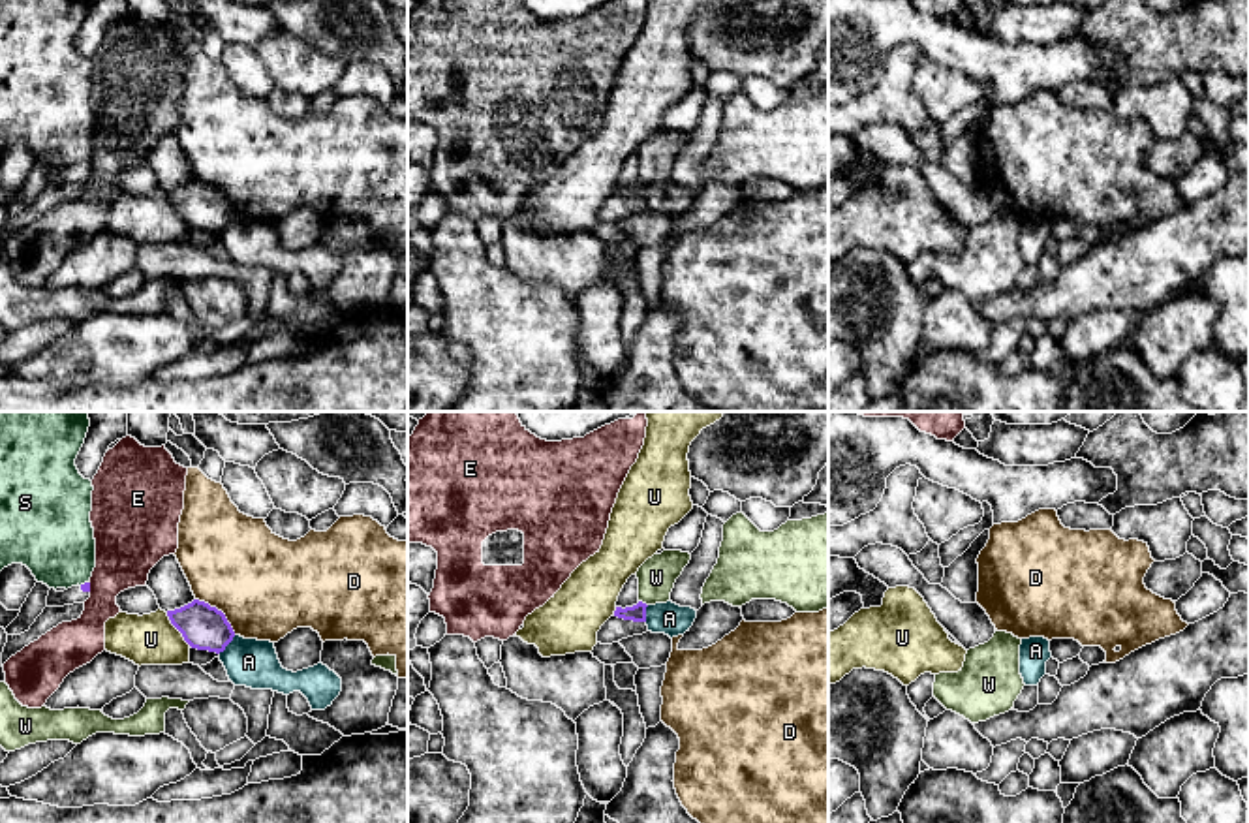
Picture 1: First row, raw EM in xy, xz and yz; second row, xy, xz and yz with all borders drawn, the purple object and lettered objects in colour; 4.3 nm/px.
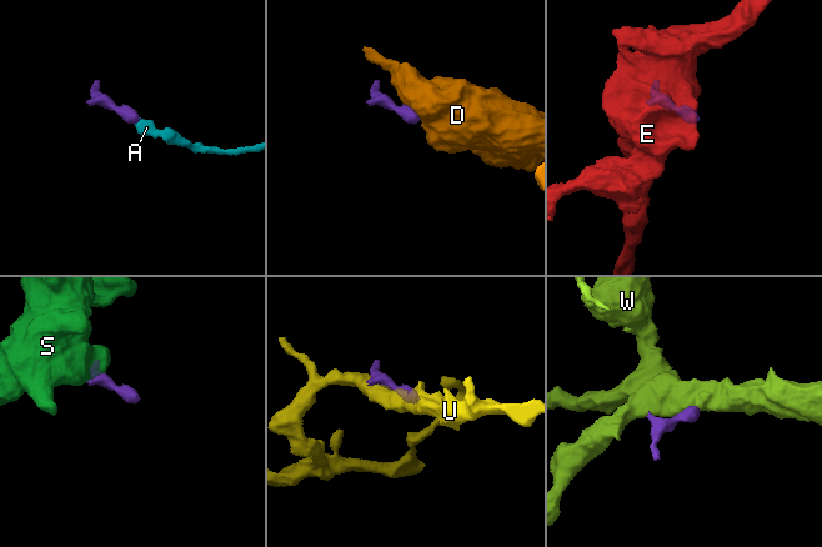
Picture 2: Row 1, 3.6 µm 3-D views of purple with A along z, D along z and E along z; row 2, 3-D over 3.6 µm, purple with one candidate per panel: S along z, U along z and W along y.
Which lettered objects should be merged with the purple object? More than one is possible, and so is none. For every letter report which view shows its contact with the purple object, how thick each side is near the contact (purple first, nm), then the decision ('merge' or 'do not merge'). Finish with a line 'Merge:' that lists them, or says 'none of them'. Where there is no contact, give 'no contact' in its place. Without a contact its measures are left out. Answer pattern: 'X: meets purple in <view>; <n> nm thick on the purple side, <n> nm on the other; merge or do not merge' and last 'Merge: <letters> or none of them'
A: meets purple in xy; 190 nm thick on the purple side, 200 nm on the other; do not merge
D: meets purple in xy; 190 nm thick on the purple side, 440 nm on the other; do not merge
E: meets purple in xy; 40 nm thick on the purple side, 280 nm on the other; do not merge
S: meets purple in xy; 40 nm thick on the purple side, 340 nm on the other; do not merge
U: meets purple in xy; 190 nm thick on the purple side, 220 nm on the other; do not merge
W: meets purple in xz; 80 nm thick on the purple side, 160 nm on the other; do not merge
Merge: none of them

